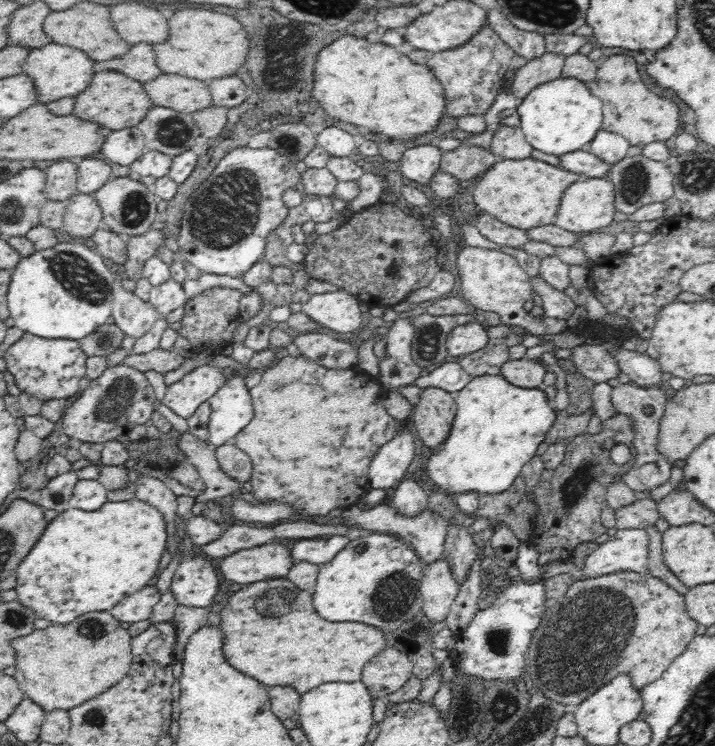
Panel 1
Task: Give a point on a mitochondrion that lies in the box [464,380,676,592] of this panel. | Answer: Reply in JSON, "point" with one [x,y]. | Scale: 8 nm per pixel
{"point":[584,476]}

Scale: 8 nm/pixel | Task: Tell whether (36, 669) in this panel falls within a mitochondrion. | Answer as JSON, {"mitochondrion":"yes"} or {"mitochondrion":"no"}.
{"mitochondrion":"no"}

